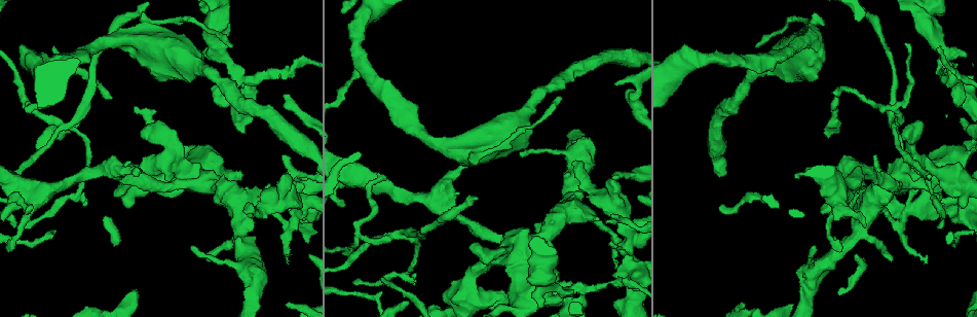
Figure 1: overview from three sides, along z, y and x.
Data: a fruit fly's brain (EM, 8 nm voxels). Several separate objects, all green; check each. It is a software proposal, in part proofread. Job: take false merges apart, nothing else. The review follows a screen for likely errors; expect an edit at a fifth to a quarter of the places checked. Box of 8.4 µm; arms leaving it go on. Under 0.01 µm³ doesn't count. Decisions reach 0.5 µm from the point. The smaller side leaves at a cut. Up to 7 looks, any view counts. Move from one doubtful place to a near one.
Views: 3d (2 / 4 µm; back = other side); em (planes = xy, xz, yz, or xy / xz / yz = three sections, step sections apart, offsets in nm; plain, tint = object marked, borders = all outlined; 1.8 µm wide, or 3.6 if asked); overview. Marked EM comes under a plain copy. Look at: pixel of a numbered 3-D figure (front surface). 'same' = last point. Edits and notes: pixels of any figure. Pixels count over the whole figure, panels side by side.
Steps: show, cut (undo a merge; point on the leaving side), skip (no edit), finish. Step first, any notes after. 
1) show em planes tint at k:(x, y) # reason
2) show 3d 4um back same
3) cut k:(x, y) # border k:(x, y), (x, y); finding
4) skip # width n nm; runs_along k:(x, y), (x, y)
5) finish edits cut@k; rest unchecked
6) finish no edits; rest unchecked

show em planes borders at 1:(894, 125)

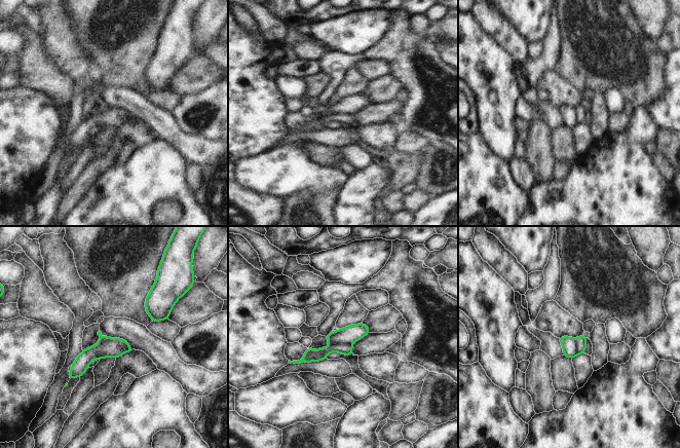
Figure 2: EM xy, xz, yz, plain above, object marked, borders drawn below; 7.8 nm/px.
cut 2:(311, 355) # part_leaving 2:(350, 351), (330, 348), (305, 359); two neurons meet here

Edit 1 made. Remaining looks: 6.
show em xy step 8 tint at 1:(956, 89) # thick turns thin

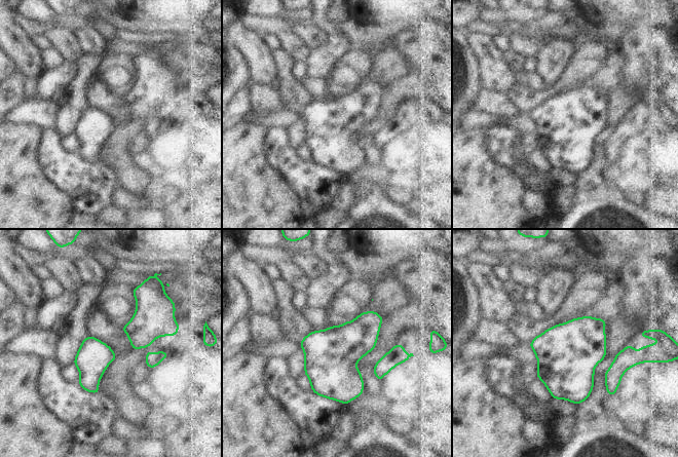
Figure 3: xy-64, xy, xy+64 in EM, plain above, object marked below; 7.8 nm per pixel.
show em planes borders same # another direction

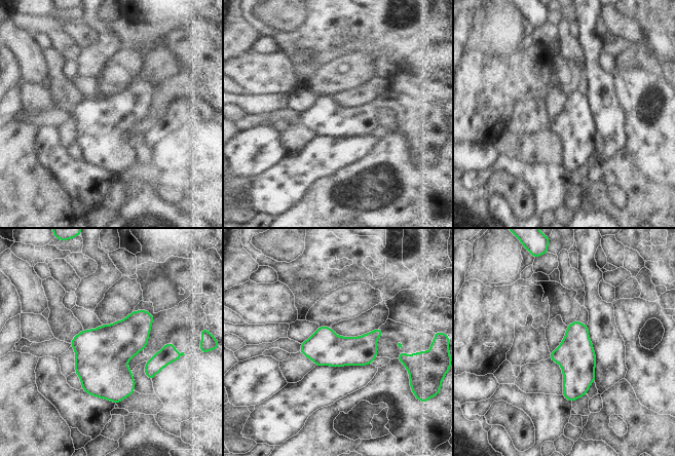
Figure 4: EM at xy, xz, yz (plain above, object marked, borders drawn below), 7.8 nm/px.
skip # one neuron here

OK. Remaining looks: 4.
show 3d 4um at 1:(867, 171) # three-way junction

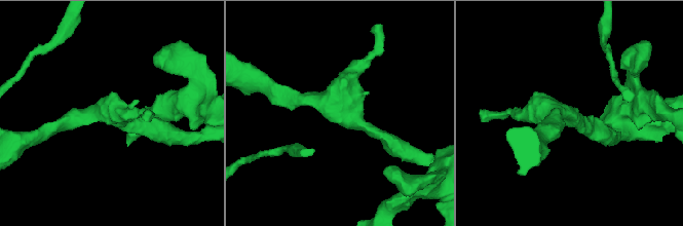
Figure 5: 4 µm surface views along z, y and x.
show em xz step 8 tint at 5:(572, 114) # arms 3; arm_widths 220, 240, 340 nm

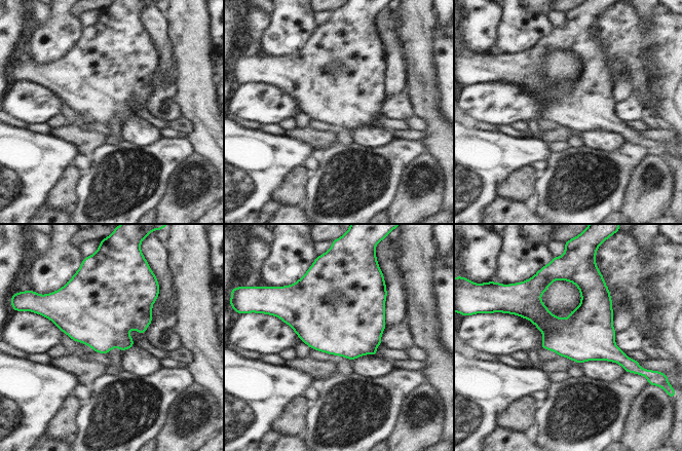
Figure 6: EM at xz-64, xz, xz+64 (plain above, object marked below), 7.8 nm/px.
show em planes tint same # cut it another way

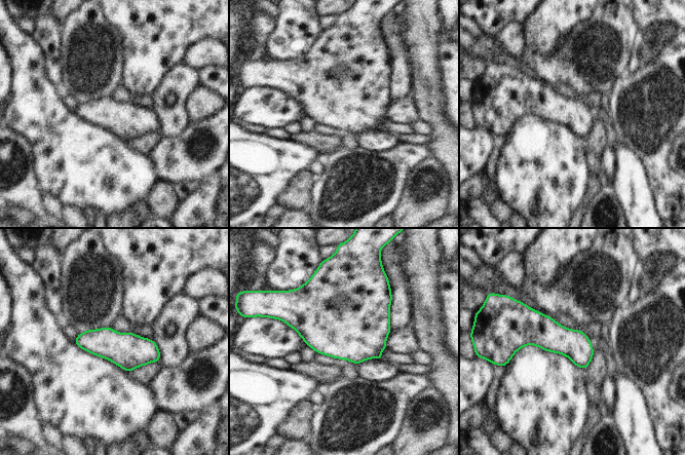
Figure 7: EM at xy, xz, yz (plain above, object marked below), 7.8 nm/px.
skip # width 220 nm; one neuron here

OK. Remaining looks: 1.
finish edits cut@2; rest unchecked

